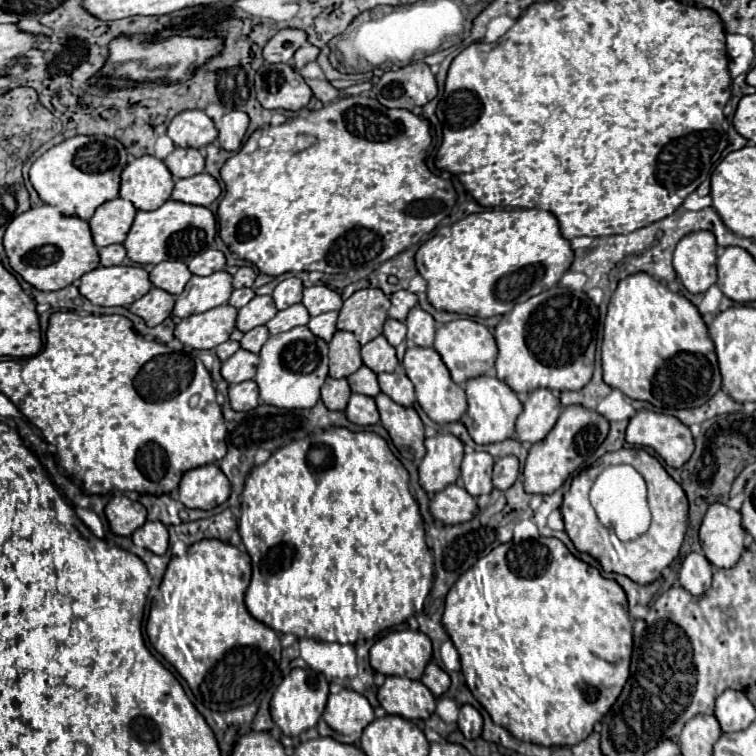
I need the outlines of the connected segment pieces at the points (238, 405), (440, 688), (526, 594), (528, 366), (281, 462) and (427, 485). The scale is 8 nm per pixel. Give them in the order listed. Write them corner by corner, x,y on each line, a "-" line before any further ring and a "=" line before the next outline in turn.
243,381
229,387
229,403
233,411
253,411
259,405
259,389
255,381
=
429,663
427,669
425,669
425,673
423,673
423,677
421,677
421,683
423,683
435,697
441,697
441,695
449,689
451,679
449,679
449,675
447,675
443,669
439,669
435,663
=
537,537
527,539
521,543
509,541
495,547
489,555
479,559
469,571
465,571
455,585
449,589
443,613
443,627
449,633
455,649
459,651
461,659
461,673
473,697
481,703
481,707
491,715
495,725
507,729
515,739
543,745
543,747
571,747
587,739
593,733
595,723
603,719
603,715
613,707
615,699
621,695
621,689
629,677
629,663
631,663
631,647
633,647
633,619
629,617
627,597
625,591
613,581
601,577
595,567
579,561
569,553
569,549
553,537
=
551,287
525,303
517,303
509,313
505,313
495,327
495,341
499,347
499,357
495,361
497,379
507,383
515,393
529,393
537,387
547,387
551,391
579,391
593,375
595,361
595,341
597,341
597,307
583,291
571,291
565,287
=
333,427
323,433
321,443
313,443
313,439
305,437
301,441
291,441
287,447
277,449
267,463
257,465
245,483
241,495
241,517
239,517
239,535
251,557
253,579
245,593
245,605
249,613
271,627
277,633
291,633
297,639
317,639
317,641
355,644
359,639
375,639
383,631
405,623
411,615
424,608
433,583
433,558
427,543
423,519
419,515
417,501
409,493
409,475
401,461
391,453
387,441
375,433
359,431
353,433
349,429
=
441,433
425,439
425,449
427,453
419,465
419,483
433,495
459,479
463,443
451,433

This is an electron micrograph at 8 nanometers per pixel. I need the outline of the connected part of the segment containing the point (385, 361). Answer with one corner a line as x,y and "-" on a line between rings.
383,335
361,347
361,359
375,373
393,373
399,365
395,349
387,343

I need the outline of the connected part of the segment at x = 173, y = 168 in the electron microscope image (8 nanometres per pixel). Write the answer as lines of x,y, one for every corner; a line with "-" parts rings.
175,147
175,151
165,159
167,169
171,171
173,177
183,179
183,177
191,177
197,173
203,173
205,167
205,159
199,153
199,149
181,149

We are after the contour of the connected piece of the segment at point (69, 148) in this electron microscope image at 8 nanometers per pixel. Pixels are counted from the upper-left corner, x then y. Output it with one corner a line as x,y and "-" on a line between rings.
77,135
45,151
29,169
29,181
41,201
59,207
61,215
75,215
89,221
99,205
119,197
121,171
127,165
125,147
105,135

